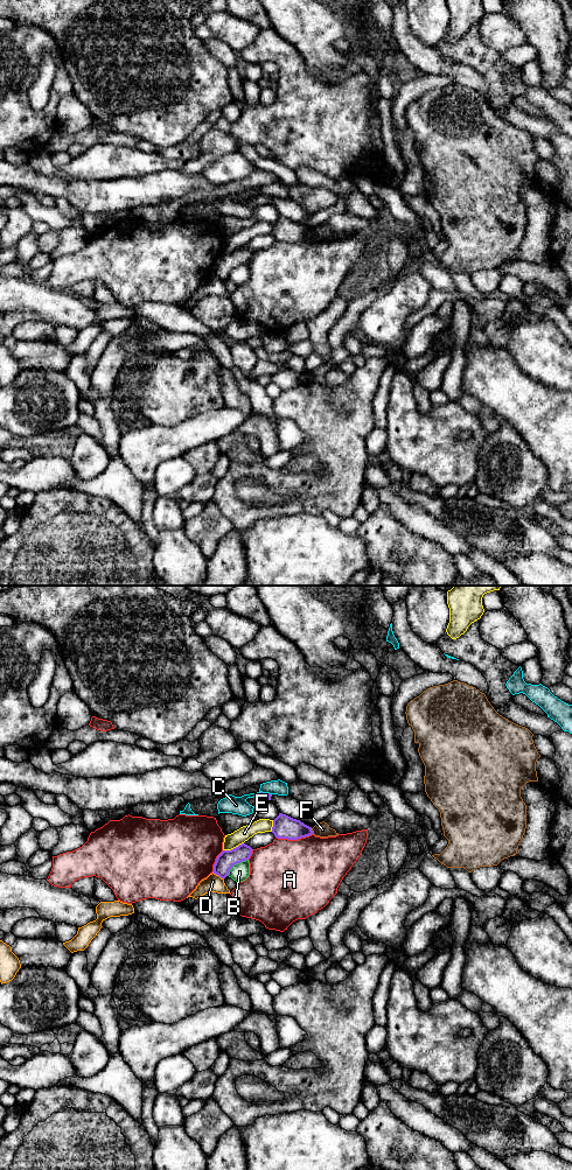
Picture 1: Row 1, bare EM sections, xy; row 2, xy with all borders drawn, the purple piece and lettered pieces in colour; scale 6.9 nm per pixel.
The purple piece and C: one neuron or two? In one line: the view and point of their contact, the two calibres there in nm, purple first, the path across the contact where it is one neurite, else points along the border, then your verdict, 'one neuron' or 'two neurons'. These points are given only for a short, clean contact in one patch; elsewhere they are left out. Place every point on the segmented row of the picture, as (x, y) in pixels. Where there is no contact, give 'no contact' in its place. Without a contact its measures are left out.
xy (262, 792) | 50/130 nm | along xy (271, 793), (258, 792), (253, 796) | two neurons

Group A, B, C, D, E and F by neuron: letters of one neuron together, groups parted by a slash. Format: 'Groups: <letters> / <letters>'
Groups: A / B / C / D / E / F

